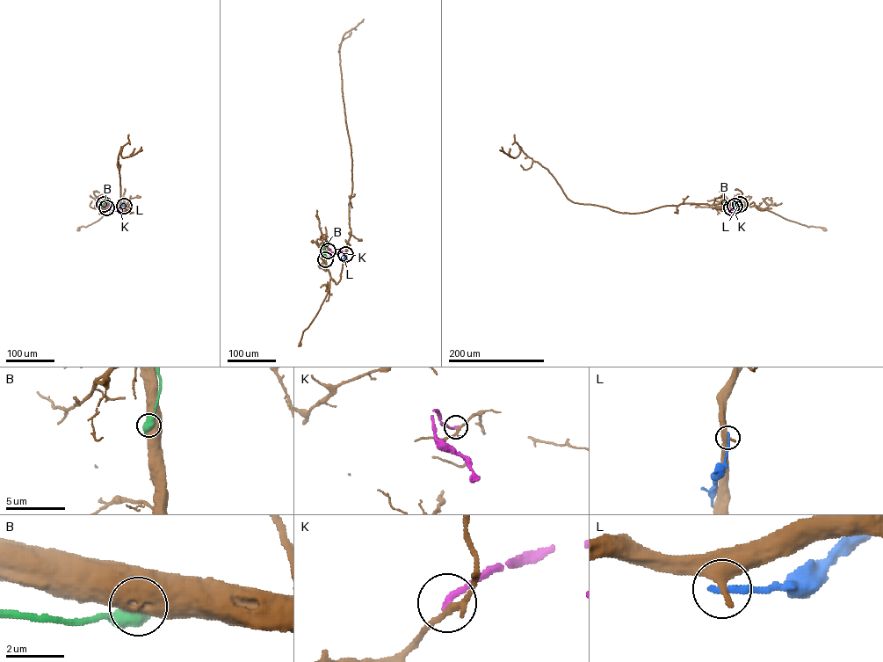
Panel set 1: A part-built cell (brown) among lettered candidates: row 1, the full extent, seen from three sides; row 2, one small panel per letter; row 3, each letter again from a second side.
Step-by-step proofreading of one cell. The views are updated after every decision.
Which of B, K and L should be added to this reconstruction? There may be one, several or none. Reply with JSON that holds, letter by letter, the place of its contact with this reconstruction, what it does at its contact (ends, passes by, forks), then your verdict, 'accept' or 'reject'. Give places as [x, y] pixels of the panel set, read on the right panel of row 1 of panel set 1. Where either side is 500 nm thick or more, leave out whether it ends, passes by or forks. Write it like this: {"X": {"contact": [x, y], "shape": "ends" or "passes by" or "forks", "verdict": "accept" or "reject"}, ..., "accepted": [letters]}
{"B": {"contact": [740, 204], "verdict": "reject"}, "K": {"contact": [731, 207], "shape": "ends", "verdict": "reject"}, "L": {"contact": [734, 206], "verdict": "reject"}, "accepted": []}

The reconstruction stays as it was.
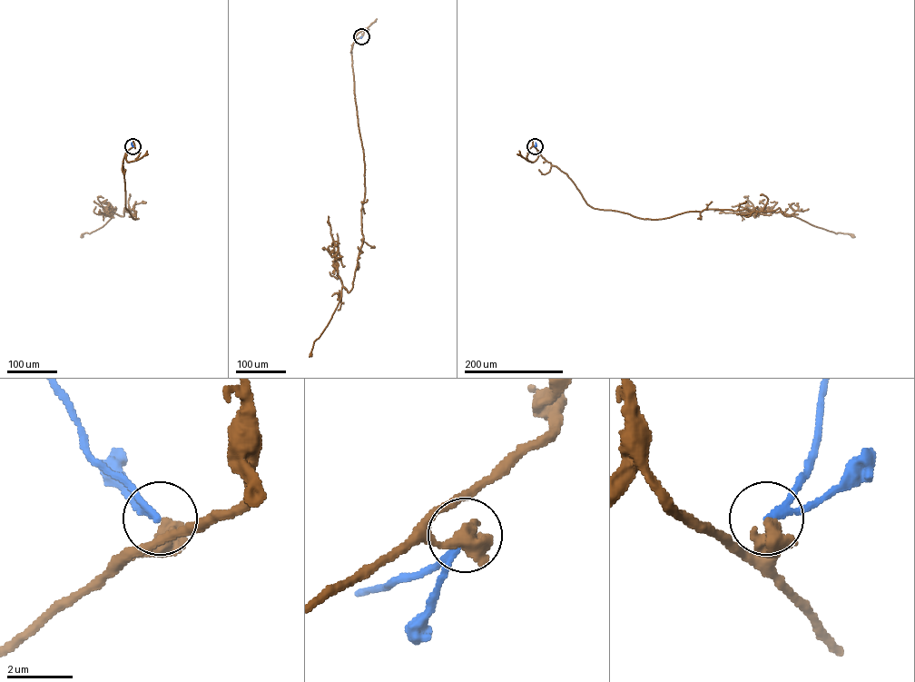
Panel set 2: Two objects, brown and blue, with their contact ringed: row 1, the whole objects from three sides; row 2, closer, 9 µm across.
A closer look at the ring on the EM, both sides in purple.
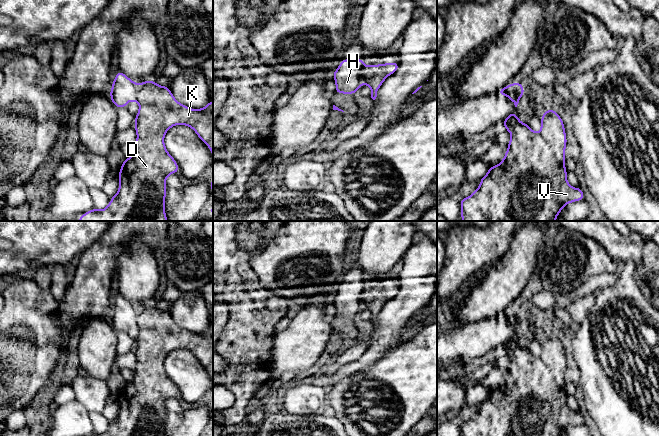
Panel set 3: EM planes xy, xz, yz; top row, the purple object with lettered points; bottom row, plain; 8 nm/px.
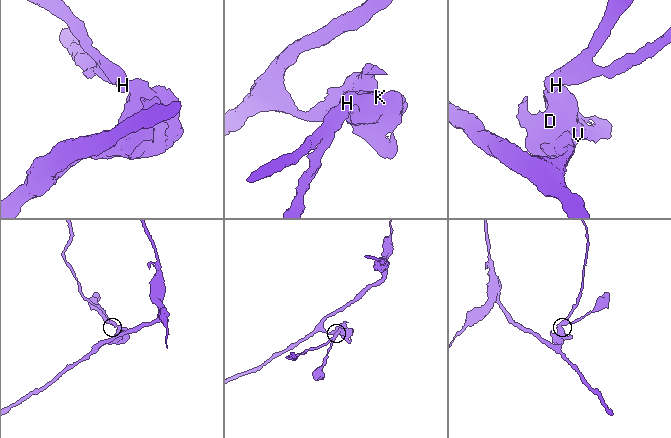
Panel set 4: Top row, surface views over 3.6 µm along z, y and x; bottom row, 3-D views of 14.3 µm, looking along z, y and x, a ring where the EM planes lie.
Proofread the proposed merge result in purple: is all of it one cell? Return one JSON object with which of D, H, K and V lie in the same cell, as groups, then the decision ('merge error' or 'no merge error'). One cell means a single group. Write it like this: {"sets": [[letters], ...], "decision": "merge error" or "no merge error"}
{"sets": [["D", "K", "V"], ["H"]], "decision": "merge error"}

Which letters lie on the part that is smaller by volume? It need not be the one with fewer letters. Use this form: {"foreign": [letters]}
{"foreign": ["H"]}

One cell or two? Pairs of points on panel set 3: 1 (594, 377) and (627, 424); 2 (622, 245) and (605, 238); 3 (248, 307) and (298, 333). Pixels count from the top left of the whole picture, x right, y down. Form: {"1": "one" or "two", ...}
{"1": "one", "2": "one", "3": "two"}

